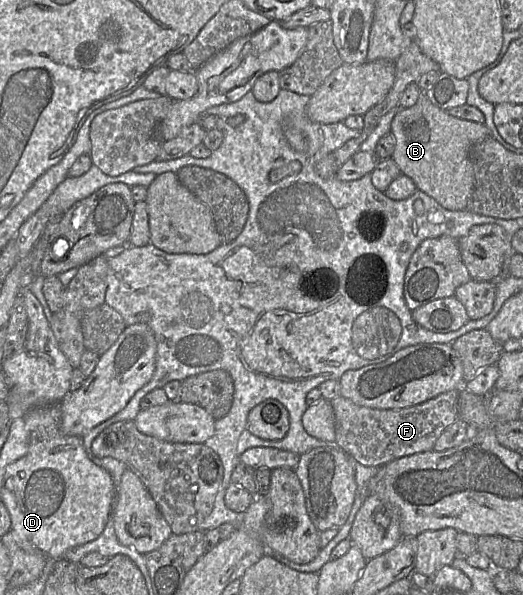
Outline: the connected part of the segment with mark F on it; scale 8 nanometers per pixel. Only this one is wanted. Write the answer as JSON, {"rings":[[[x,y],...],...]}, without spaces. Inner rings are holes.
{"rings":[[[461,388],[439,394],[421,404],[402,409],[375,409],[338,396],[330,401],[335,417],[335,442],[364,466],[381,467],[404,456],[432,451],[443,431],[458,418]]]}

